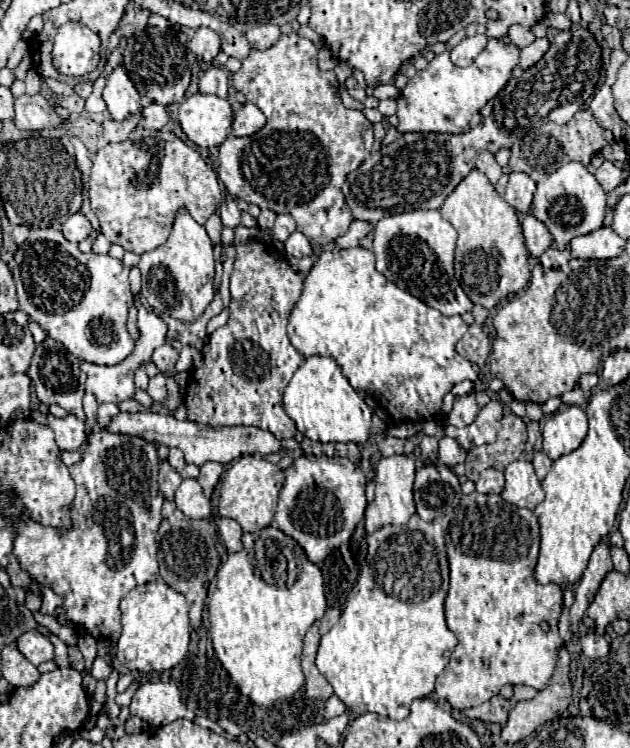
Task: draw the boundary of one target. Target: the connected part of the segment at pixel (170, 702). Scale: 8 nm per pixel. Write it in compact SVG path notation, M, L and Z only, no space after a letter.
M146 681L132 697L130 713L152 725L172 723L176 719L193 720L194 714L189 711L180 699L178 687L162 681Z

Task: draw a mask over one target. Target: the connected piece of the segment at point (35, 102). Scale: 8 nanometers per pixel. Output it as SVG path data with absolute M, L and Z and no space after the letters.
M22 95L14 99L14 123L18 129L24 131L42 131L62 125L62 119L50 107L50 103L38 95Z

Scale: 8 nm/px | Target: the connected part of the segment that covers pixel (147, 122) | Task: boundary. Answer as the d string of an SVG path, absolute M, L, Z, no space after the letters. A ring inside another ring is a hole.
M148 103L142 109L142 127L144 129L162 129L166 127L166 123L170 121L170 115L166 111L166 107L158 105L158 103Z

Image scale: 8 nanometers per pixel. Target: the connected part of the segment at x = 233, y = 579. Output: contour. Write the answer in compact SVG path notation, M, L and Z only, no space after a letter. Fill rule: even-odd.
M274 525L264 527L260 533L244 533L242 545L242 551L228 555L218 567L216 589L208 592L210 635L216 657L240 691L250 695L256 705L268 707L278 699L292 697L304 685L304 673L300 669L302 641L310 625L322 619L326 611L324 579L320 567L308 561L304 549Z

